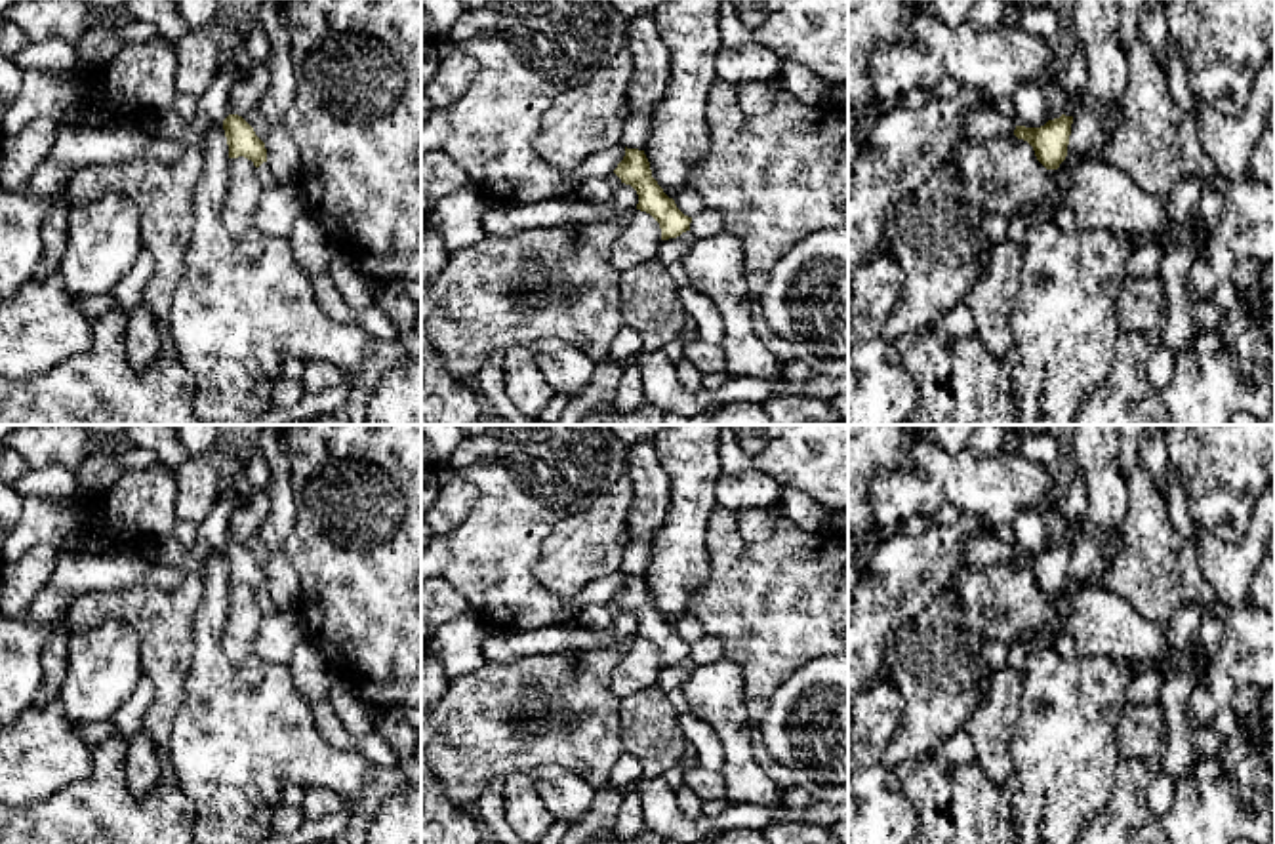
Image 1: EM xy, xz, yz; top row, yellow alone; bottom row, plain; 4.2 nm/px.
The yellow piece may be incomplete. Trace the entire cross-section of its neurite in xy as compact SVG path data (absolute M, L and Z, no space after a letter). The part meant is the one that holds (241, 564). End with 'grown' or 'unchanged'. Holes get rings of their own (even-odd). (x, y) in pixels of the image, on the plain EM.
M229 541L223 547L223 556L229 572L229 585L244 583L252 587L263 617L273 615L276 606L267 591L265 570L255 562L253 554L242 543Z | grown

